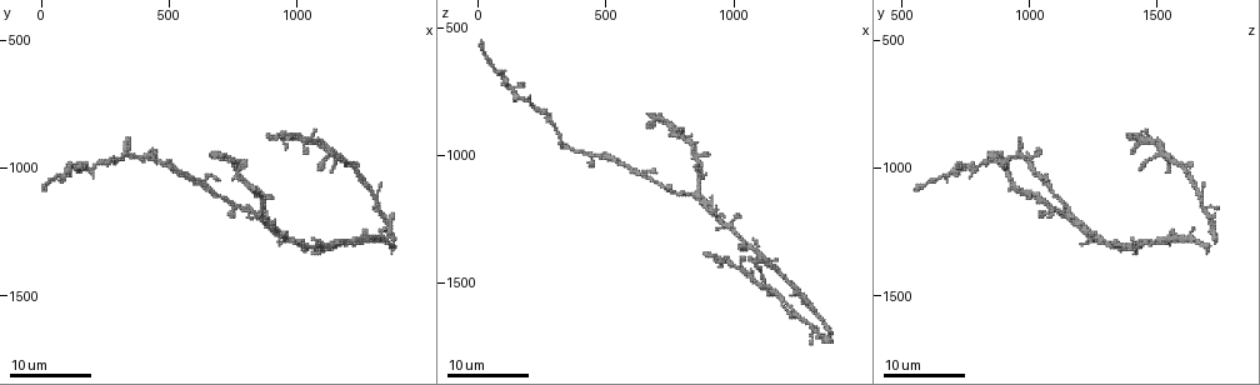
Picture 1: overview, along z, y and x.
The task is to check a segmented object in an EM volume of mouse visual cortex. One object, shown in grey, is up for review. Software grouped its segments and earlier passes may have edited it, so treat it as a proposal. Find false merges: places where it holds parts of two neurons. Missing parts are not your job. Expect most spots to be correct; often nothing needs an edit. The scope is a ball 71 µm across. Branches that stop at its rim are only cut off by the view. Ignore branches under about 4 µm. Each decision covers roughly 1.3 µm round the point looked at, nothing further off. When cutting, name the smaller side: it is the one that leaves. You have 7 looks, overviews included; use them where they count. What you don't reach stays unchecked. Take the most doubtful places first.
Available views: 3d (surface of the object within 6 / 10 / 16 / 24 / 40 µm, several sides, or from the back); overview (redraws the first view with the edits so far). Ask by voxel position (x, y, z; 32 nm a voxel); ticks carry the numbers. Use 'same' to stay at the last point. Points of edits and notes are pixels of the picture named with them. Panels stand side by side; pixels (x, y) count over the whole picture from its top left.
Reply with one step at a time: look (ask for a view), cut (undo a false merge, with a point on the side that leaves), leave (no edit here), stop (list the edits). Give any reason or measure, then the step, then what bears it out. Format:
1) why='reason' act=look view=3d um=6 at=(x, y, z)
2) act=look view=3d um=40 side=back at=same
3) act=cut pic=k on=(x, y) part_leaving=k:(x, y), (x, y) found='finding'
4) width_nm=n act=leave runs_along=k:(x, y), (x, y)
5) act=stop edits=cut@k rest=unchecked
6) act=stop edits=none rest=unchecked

why='looks like a crossing' act=look view=3d um=16 at=(980, 1280, 1280)

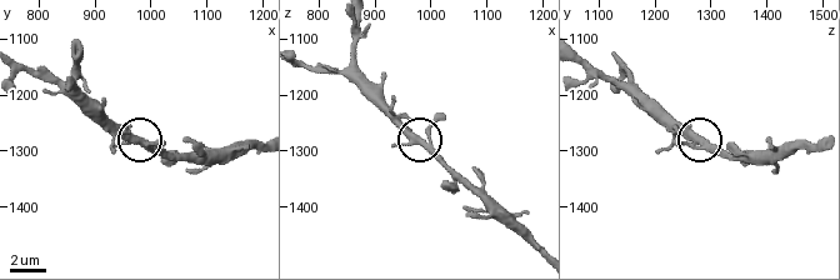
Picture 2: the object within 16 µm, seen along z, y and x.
act=look view=3d um=10 at=(975, 1275, 1275)

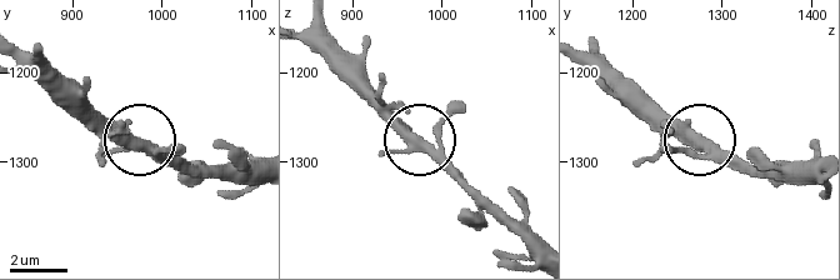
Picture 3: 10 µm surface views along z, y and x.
width_nm=350 act=leave found='all the same neuron'

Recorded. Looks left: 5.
why='three arms meet' act=look view=3d um=16 at=(1230, 1000, 1610)

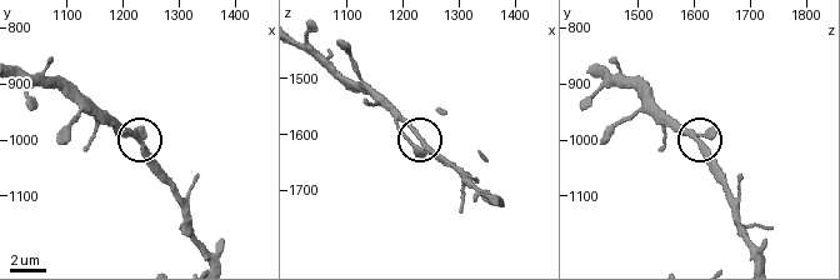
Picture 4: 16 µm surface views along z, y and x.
act=look view=3d um=6 at=(1230, 995, 1595)

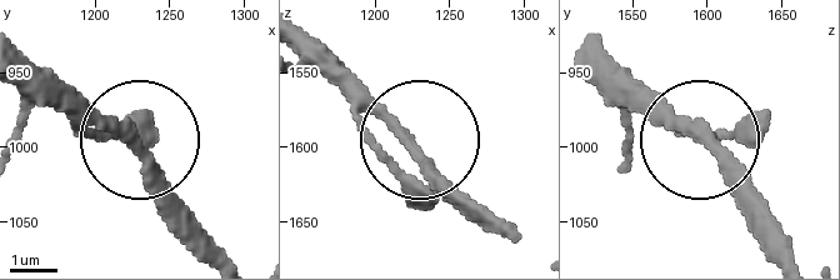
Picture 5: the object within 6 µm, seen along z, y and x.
width_nm=250 act=leave runs_along=5:(788, 258), (716, 150), (624, 70) found='continuous, no second neuron'

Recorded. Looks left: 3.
why='thick turns thin' act=look view=3d um=24 at=(660, 1090, 1080)

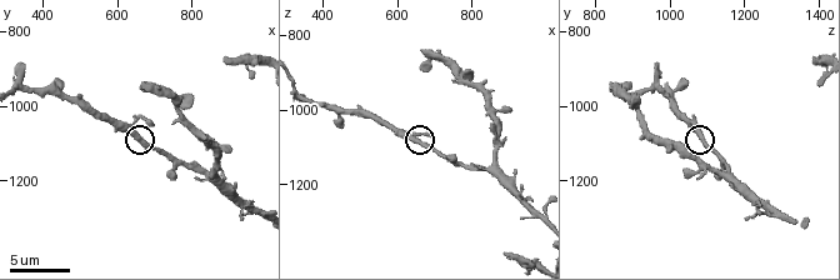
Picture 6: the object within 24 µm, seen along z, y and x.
why='zoom in' act=look view=3d um=6 at=(650, 1080, 1090)

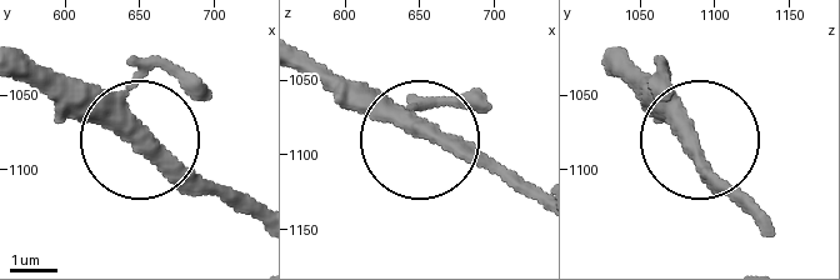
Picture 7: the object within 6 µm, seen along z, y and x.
act=look view=3d um=6 side=back at=(652, 1086, 1086)

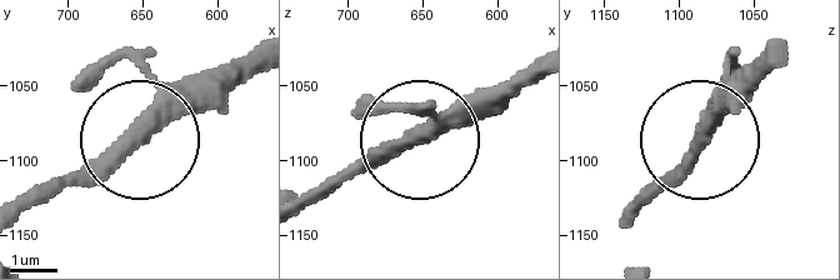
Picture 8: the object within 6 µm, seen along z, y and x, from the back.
act=leave runs_along=8:(20, 218), (104, 169), (219, 66) found='continuous, no second neuron'

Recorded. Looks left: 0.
act=stop edits=none rest=unchecked

